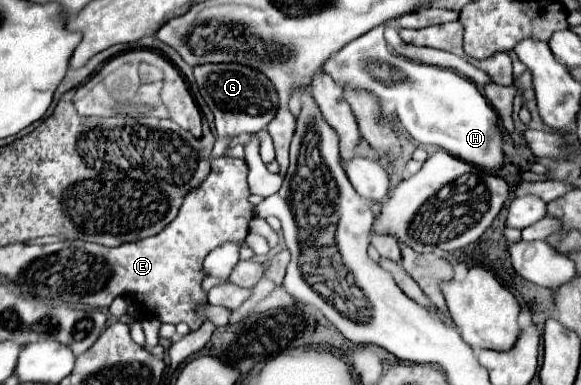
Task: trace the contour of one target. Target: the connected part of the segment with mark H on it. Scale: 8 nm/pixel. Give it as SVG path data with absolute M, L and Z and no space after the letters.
M394 22L372 28L368 34L346 44L336 56L326 60L322 66L338 84L348 84L352 88L376 92L388 92L396 106L396 114L406 132L420 144L430 144L446 150L448 154L482 168L484 172L496 174L502 168L502 130L498 124L498 114L490 108L488 100L478 92L478 88L464 76L444 70L438 66L428 66L400 58L392 54L380 34Z

